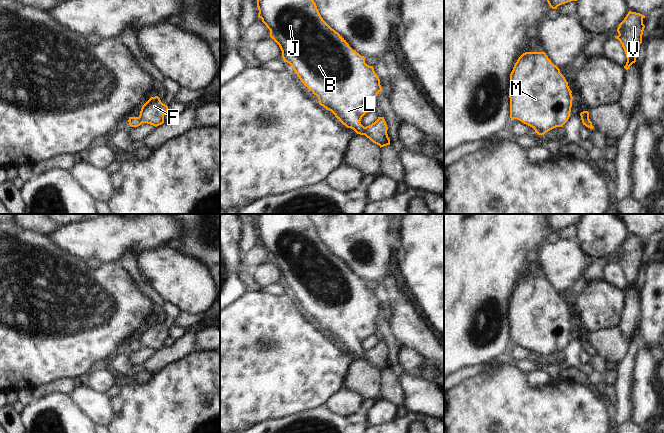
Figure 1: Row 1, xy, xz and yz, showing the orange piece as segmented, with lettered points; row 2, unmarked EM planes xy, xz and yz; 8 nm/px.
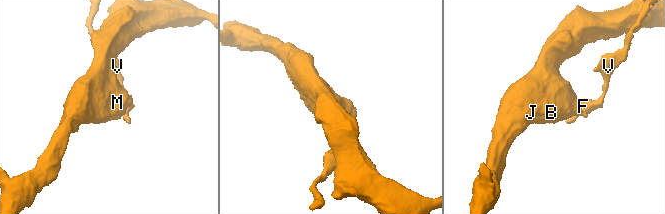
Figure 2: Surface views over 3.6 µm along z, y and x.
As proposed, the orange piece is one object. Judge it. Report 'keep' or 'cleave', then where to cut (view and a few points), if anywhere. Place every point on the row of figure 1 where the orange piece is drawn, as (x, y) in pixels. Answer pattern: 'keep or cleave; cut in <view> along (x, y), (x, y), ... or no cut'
cleave; cut in xz along (365, 127), (363, 134)

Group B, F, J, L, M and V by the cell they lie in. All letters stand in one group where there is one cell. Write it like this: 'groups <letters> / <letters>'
groups B J L M / F V

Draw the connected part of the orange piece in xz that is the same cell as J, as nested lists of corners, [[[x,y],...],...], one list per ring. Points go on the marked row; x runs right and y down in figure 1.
[[[257,0],[257,7],[259,10],[258,17],[262,19],[262,22],[270,30],[270,37],[279,45],[284,62],[291,65],[301,82],[318,97],[319,104],[331,111],[335,117],[347,128],[353,129],[357,134],[364,135],[365,127],[360,121],[366,113],[374,110],[376,107],[376,96],[382,91],[380,79],[375,73],[373,66],[369,66],[365,63],[366,57],[361,56],[359,53],[353,50],[346,40],[323,20],[314,0]]]

